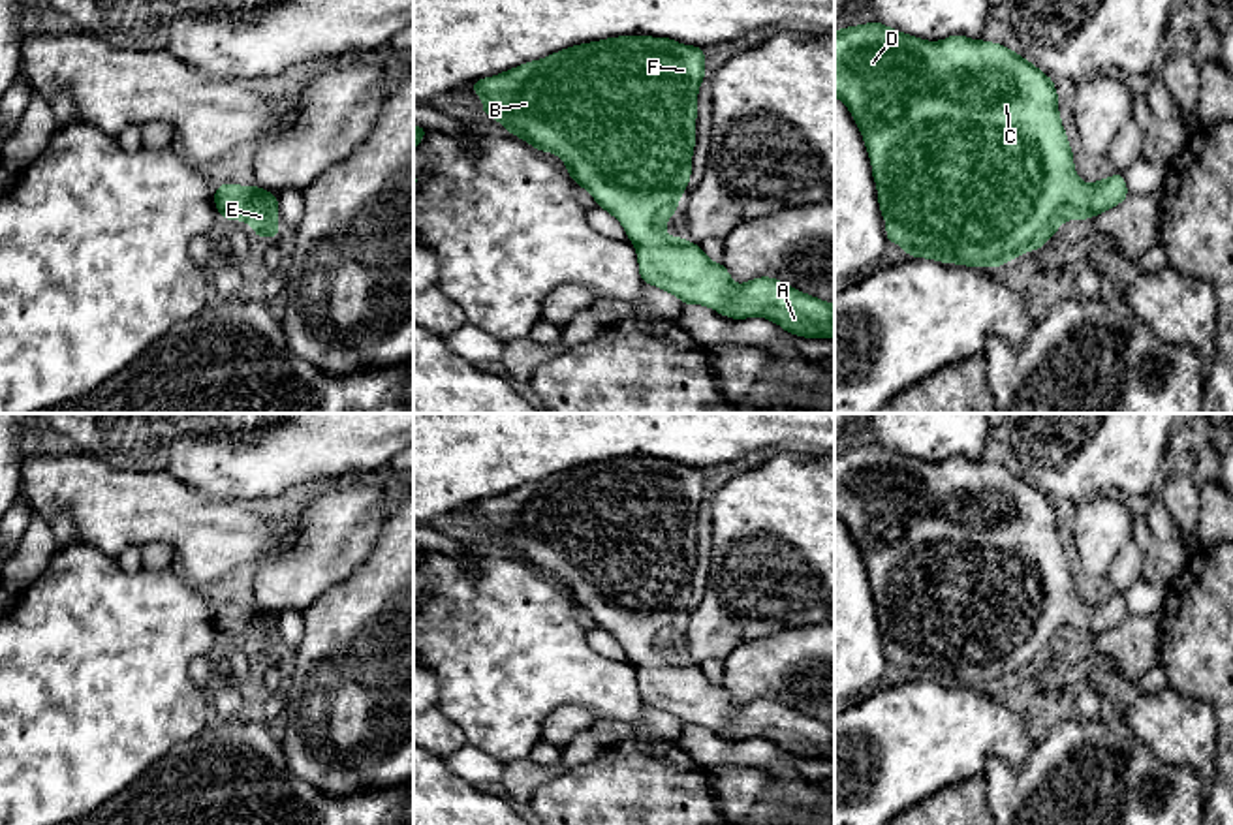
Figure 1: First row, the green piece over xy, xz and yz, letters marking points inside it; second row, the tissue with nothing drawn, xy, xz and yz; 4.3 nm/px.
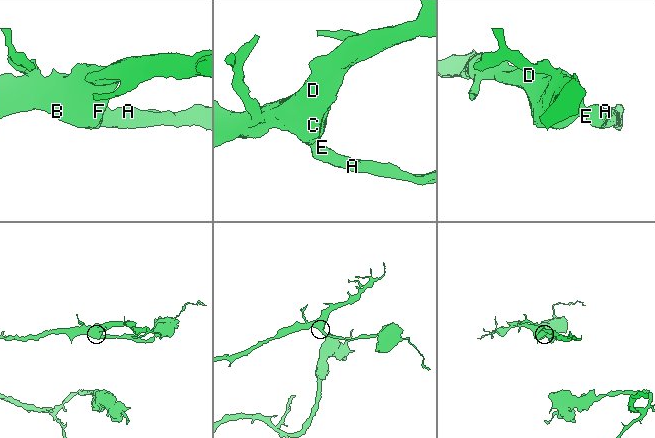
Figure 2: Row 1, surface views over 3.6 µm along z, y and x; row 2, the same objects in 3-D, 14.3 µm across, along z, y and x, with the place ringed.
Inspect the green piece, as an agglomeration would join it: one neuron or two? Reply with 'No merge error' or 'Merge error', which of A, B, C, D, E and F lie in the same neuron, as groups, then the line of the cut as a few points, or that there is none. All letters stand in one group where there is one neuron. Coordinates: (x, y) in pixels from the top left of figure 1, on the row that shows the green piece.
No merge error. Groups: A B C D E F. No split

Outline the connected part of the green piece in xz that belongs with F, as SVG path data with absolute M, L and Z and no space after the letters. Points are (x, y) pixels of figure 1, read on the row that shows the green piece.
M620 36L581 43L472 83L483 100L483 115L496 118L509 133L536 150L558 154L577 186L586 188L598 207L611 212L637 246L639 276L645 284L677 295L684 304L705 304L731 319L767 318L784 331L806 338L835 338L835 304L810 297L776 278L761 276L735 286L722 263L712 263L699 244L665 237L665 222L677 212L692 175L695 147L697 90L707 75L705 49L669 38Z

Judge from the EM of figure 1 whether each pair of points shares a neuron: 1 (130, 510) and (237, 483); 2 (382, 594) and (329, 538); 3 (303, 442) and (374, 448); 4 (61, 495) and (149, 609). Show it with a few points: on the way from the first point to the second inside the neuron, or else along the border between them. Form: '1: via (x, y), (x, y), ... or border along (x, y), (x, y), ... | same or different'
1: border along (162, 472), (202, 493), (245, 504) | different
2: border along (382, 530), (369, 555), (344, 579), (320, 592) | different
3: via (320, 442), (358, 442) | same
4: border along (78, 540), (115, 560) | different

